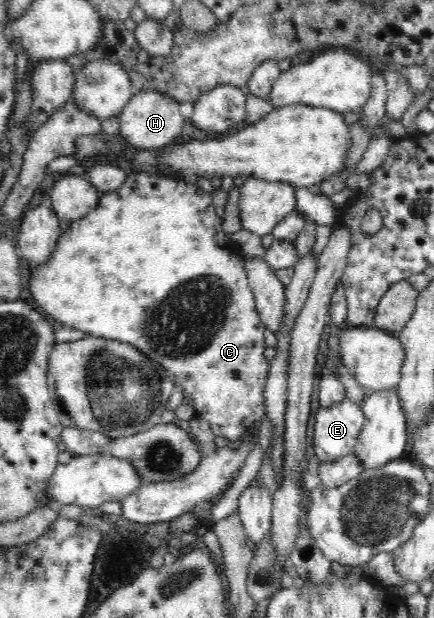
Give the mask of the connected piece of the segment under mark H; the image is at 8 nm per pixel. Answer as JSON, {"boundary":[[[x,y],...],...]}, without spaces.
{"boundary":[[[137,90],[133,98],[125,105],[122,113],[118,116],[120,123],[119,135],[125,142],[141,148],[152,150],[153,148],[165,149],[173,143],[173,139],[181,133],[185,118],[179,110],[180,103],[167,95],[155,90]]]}

